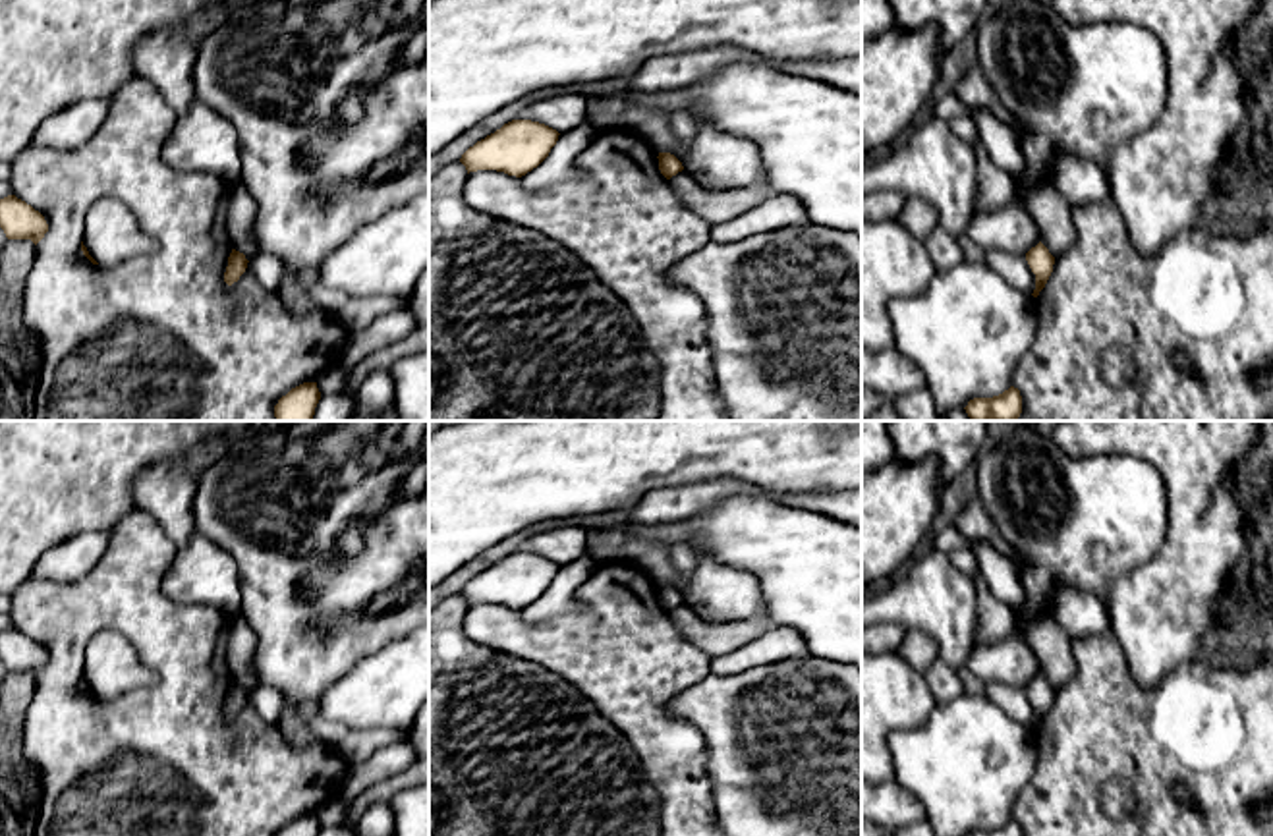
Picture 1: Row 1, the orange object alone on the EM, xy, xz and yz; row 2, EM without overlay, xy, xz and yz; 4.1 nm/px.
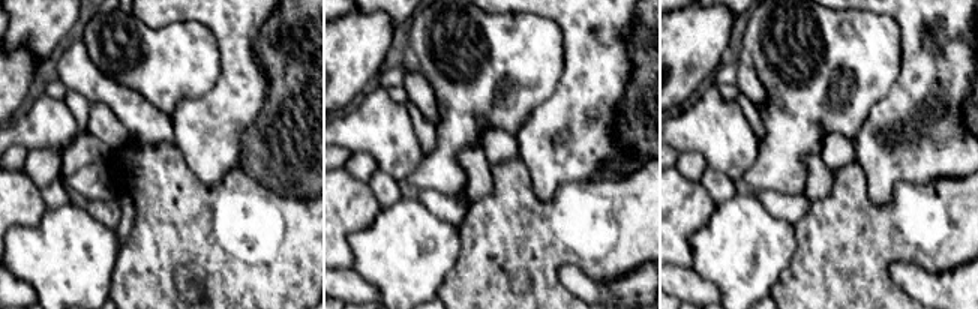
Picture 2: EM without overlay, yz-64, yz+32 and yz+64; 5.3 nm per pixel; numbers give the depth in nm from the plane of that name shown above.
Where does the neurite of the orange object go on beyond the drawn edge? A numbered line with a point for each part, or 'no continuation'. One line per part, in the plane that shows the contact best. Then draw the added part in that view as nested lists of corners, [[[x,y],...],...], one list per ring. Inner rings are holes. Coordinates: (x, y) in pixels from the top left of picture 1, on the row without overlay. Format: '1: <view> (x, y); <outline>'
1: xz (565, 545); [[[564,527],[529,537],[516,552],[539,554],[566,566],[587,552],[587,539],[589,533],[580,527]]]

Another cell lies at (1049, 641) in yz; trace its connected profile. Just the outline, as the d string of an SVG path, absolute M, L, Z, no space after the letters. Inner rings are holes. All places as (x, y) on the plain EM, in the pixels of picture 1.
M1041 616L1026 627L1026 643L1035 653L1041 676L1053 689L1070 682L1074 676L1074 656L1070 653L1070 635L1053 620Z

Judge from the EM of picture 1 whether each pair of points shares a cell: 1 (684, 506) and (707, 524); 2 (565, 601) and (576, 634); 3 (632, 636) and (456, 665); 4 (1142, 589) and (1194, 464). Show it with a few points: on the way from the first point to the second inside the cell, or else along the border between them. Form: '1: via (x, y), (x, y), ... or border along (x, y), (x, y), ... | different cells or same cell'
1: border along (736, 497), (725, 497), (675, 522) | different cells
2: border along (594, 574), (576, 591), (578, 609), (524, 620) | different cells
3: border along (468, 638), (539, 663), (553, 672) | different cells
4: via (1173, 558), (1194, 537), (1194, 495) | same cell

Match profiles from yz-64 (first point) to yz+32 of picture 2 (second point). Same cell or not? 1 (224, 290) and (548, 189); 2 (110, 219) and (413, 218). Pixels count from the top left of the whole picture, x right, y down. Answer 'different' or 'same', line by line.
1: different
2: different

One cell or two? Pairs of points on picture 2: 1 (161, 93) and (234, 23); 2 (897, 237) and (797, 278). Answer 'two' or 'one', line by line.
1: two
2: one

